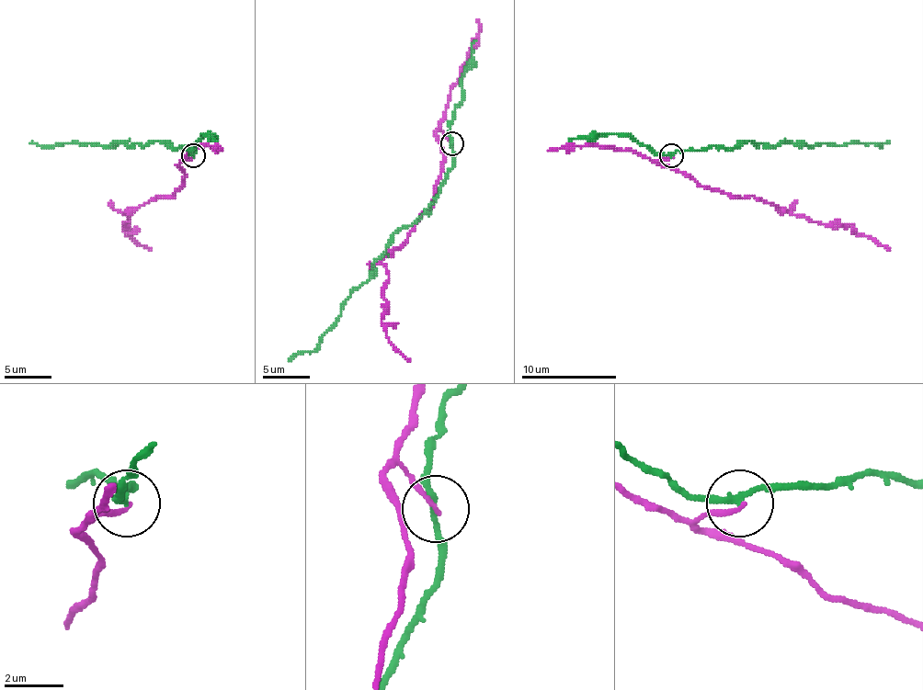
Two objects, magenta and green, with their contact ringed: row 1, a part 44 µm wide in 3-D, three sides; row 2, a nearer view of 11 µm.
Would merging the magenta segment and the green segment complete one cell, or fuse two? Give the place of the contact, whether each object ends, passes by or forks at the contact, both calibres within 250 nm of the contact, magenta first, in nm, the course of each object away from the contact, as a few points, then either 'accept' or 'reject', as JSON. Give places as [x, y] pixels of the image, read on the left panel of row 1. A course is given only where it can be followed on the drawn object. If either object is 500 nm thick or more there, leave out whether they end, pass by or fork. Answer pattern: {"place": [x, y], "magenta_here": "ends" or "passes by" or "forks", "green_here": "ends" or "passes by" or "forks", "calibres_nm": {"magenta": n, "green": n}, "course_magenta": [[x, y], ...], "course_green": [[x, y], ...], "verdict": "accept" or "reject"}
{"place": [193, 155], "magenta_here": "ends", "green_here": "passes by", "calibres_nm": {"magenta": 170, "green": 190}, "course_magenta": [[194, 157], [177, 164], [184, 181], [170, 197], [158, 196], [122, 212], [130, 220], [122, 229], [151, 250]], "course_green": [[194, 155], [194, 151], [179, 145], [170, 148], [153, 141], [142, 145], [29, 143]], "verdict": "reject"}

